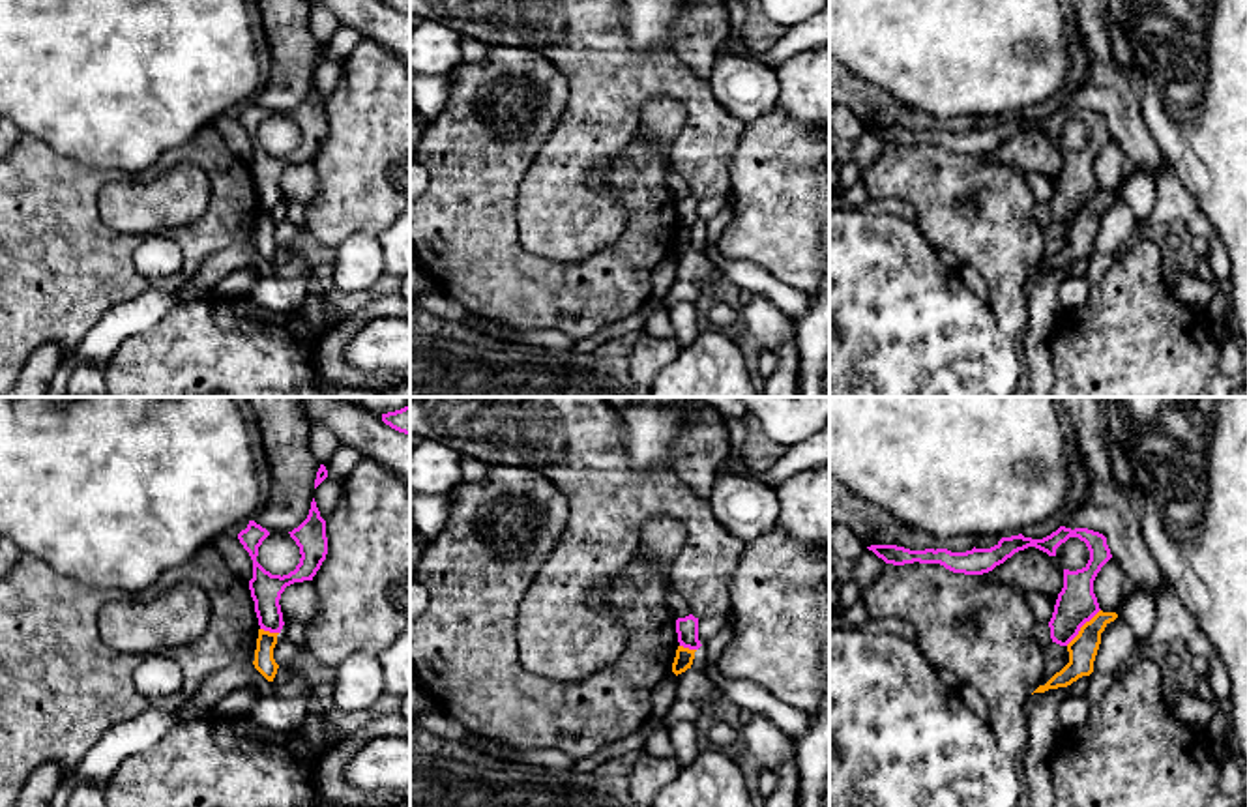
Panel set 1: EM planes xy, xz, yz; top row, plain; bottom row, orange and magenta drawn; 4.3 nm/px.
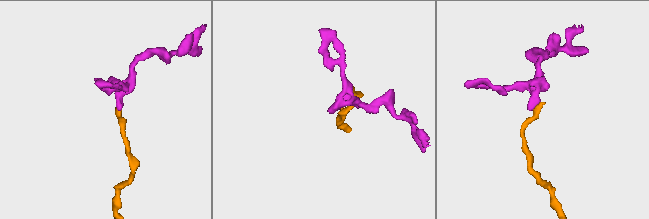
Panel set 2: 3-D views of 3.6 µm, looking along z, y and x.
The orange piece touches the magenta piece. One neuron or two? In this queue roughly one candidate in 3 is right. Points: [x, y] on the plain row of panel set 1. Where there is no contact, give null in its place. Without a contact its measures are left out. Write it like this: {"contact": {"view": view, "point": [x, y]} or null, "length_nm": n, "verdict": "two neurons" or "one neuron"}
{"contact": {"view": "yz", "point": [1081, 208]}, "length_nm": 220, "verdict": "two neurons"}

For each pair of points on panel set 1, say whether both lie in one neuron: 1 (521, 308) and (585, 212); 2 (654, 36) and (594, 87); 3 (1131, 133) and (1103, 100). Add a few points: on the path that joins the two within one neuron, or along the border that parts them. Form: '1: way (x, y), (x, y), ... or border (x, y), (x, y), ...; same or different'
1: border (517, 234), (527, 249), (560, 263), (596, 251); different
2: border (622, 21), (628, 44), (635, 51), (673, 51); different
3: way (1128, 126), (1111, 107); same

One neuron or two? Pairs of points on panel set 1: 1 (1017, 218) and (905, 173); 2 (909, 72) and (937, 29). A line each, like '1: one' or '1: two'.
1: one
2: one

